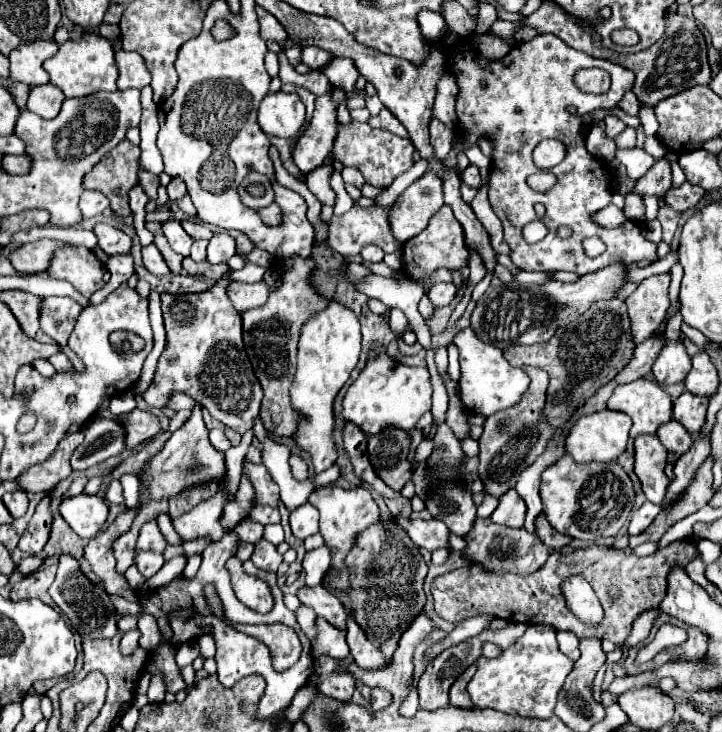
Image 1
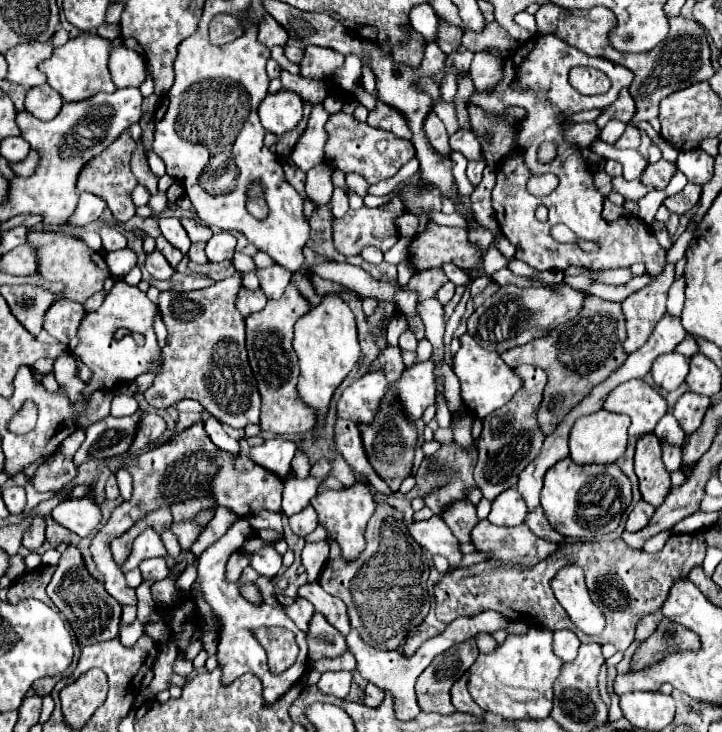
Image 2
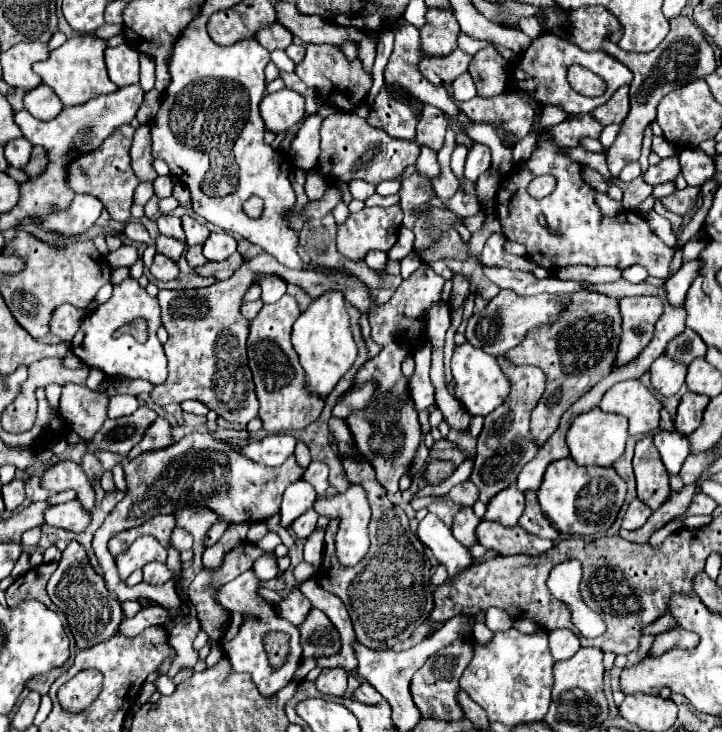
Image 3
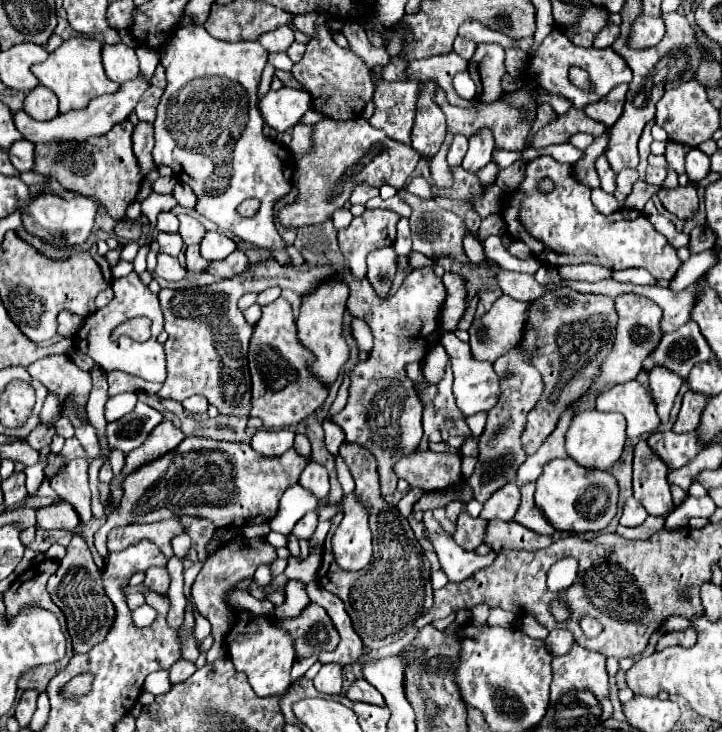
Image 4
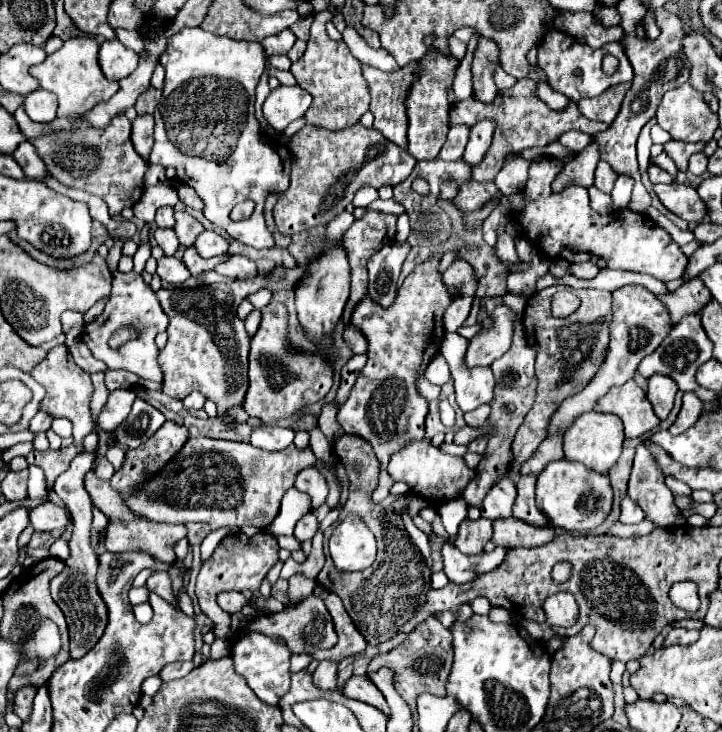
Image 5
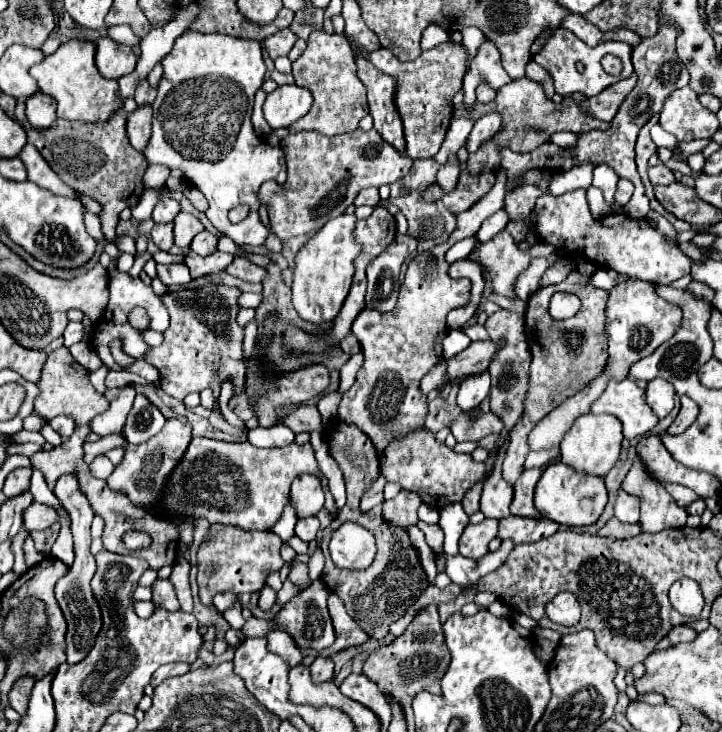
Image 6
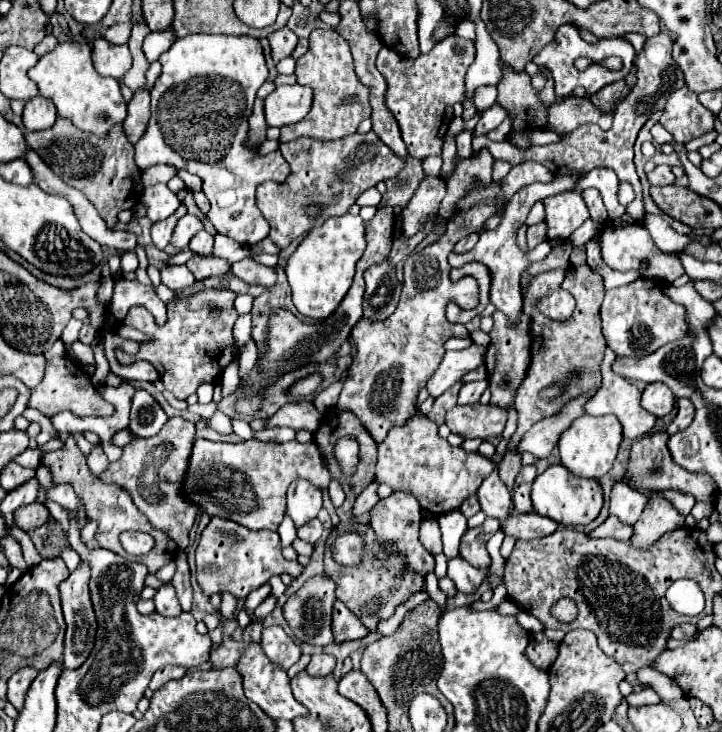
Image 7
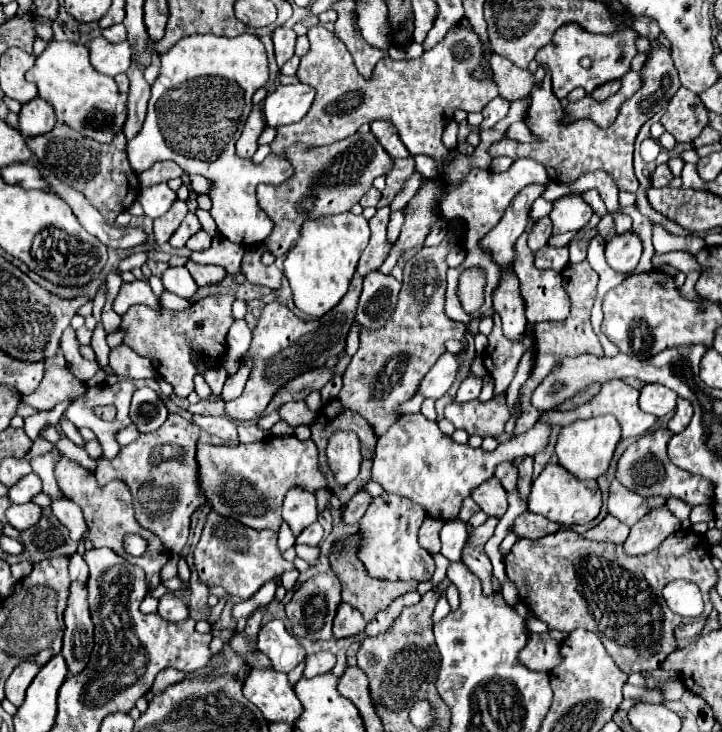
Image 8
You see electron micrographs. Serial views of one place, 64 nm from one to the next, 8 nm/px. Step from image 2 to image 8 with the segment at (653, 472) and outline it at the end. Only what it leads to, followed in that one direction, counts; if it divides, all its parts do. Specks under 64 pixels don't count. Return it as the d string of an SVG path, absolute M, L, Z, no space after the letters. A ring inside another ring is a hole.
M654 508L630 528L630 536L624 542L624 550L630 556L648 554L656 548L656 544L664 540L664 536L670 536L676 530L680 530L680 520L668 508Z

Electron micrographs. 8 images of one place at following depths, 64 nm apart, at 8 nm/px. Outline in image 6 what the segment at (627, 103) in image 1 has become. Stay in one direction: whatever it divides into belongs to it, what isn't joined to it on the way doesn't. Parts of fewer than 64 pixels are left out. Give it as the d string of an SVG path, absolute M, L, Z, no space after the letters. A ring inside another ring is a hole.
M636 76L626 78L622 82L616 82L616 84L608 86L604 92L600 92L600 96L580 100L578 104L580 104L580 108L584 108L584 112L588 112L588 116L592 116L596 120L612 122L620 104L624 102L626 94L634 88L634 84L636 84Z

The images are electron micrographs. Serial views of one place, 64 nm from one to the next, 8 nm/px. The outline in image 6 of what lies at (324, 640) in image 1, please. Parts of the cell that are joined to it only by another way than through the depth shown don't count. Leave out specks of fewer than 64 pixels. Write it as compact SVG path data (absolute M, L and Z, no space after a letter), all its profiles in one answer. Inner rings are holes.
M314 580L310 584L310 588L302 590L298 596L294 596L274 618L272 622L280 628L284 628L292 640L296 642L298 648L306 648L306 650L324 650L328 646L334 644L334 628L332 628L332 620L326 608L326 600L330 596L330 590L324 586L322 580ZM252 616L252 618L244 624L242 632L244 632L246 636L268 636L268 632L270 632L270 620L262 620L262 618L254 618L254 616Z

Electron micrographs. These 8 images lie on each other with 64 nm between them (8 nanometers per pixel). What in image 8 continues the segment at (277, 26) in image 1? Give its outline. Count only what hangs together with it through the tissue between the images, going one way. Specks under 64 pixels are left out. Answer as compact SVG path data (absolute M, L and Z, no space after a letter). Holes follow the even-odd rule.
M276 28L276 32L272 34L272 42L274 42L274 54L276 54L278 66L282 66L286 60L290 60L294 56L294 44L296 44L294 30Z

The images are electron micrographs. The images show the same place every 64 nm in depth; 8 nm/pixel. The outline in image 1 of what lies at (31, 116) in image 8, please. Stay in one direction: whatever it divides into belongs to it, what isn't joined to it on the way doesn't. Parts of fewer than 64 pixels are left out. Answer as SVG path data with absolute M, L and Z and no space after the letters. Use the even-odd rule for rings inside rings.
M54 84L34 86L28 98L28 110L42 118L56 118L64 102L64 94Z

